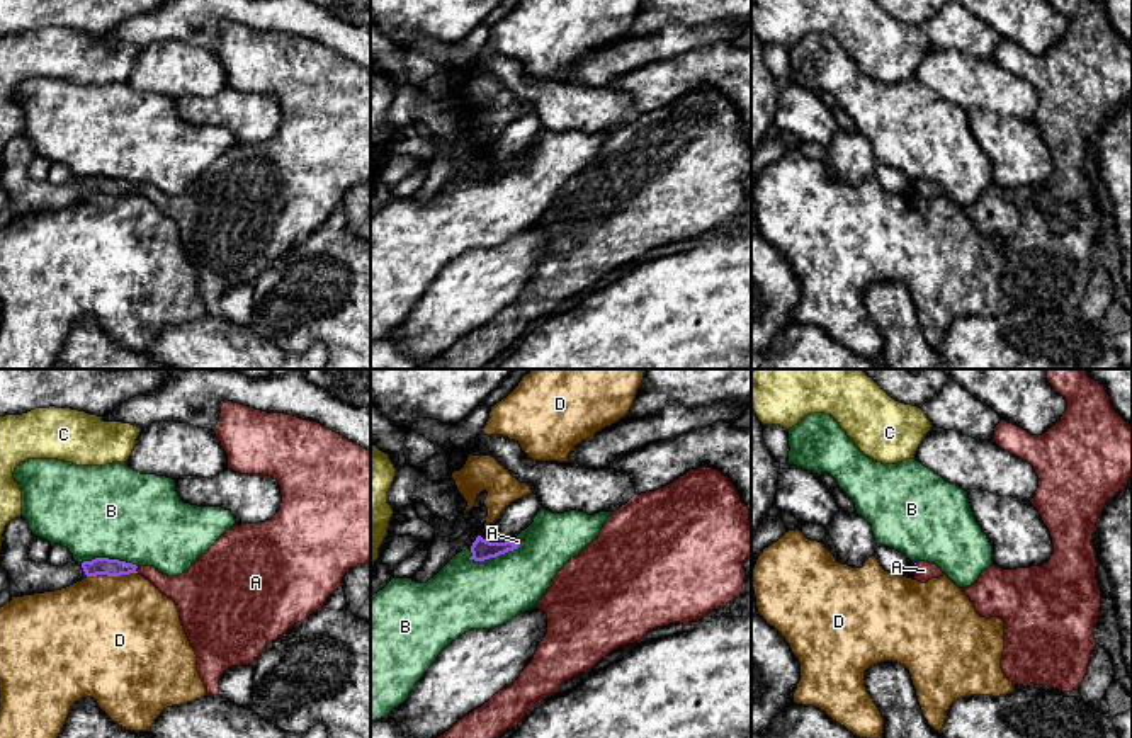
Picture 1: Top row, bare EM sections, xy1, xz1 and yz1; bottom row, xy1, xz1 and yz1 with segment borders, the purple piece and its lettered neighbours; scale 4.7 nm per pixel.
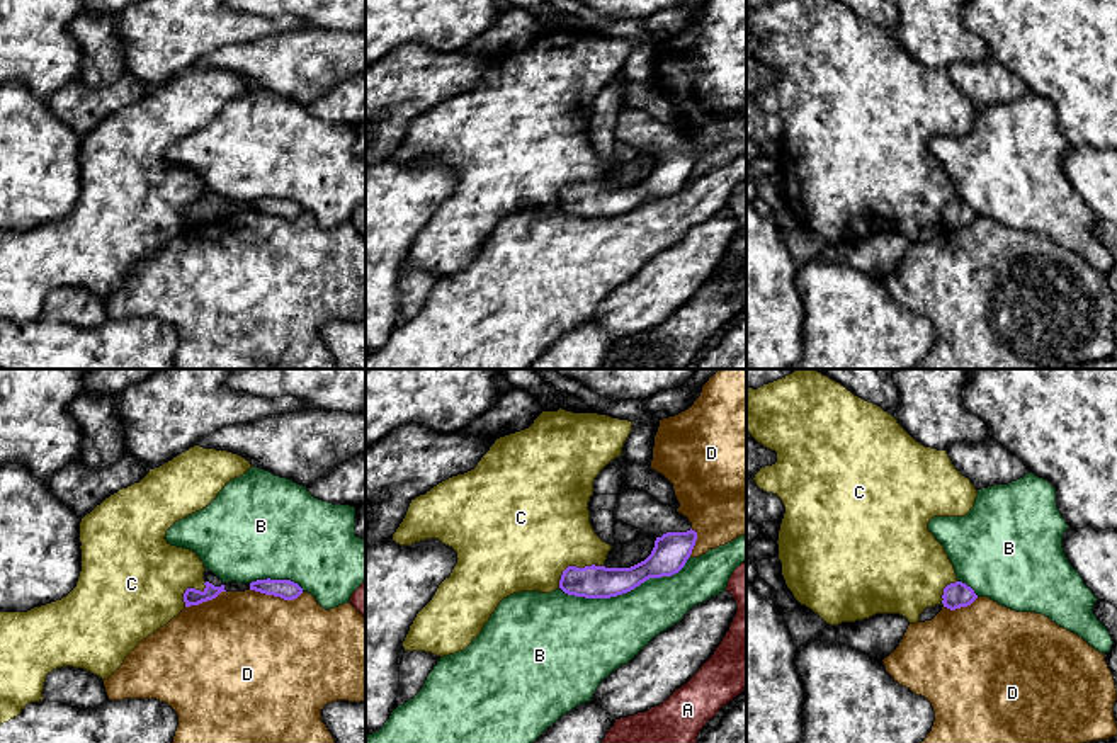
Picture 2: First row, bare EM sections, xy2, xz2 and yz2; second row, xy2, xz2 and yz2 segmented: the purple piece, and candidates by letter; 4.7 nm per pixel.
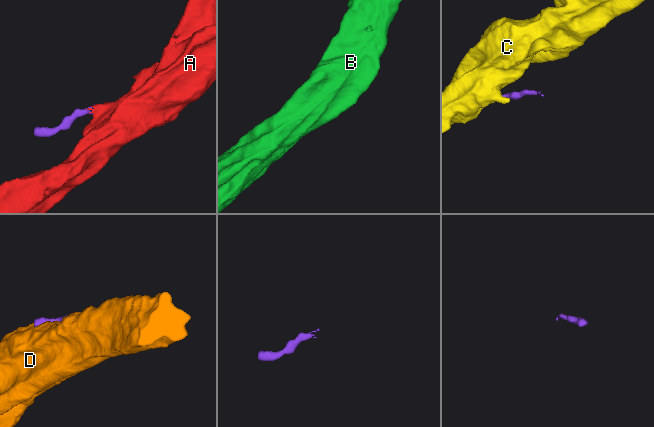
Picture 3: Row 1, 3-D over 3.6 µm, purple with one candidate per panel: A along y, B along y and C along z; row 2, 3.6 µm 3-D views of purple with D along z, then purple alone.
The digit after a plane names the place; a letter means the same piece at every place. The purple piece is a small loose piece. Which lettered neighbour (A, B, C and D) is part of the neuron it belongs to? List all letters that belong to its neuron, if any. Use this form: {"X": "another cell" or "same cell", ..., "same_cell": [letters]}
{"A": "same cell", "B": "another cell", "C": "another cell", "D": "another cell", "same_cell": ["A"]}

